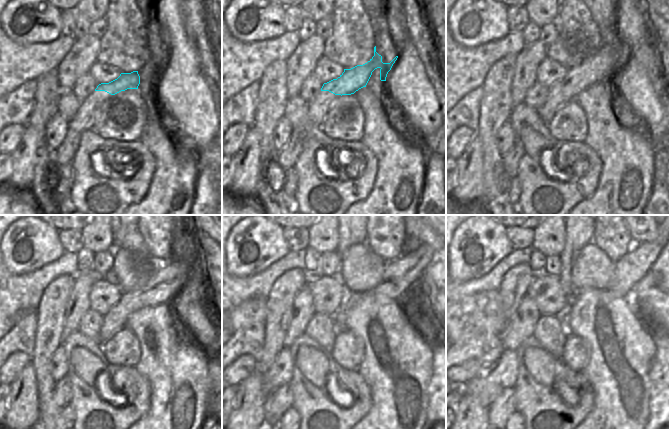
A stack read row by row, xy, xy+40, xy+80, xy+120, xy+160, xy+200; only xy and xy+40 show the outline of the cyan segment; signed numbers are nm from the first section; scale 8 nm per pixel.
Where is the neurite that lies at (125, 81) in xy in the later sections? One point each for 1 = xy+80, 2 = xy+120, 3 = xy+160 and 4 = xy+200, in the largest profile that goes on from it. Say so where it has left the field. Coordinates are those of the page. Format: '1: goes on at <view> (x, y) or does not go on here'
1: goes on at xy+80 (606, 63)
2: goes on at xy+120 (167, 281)
3: goes on at xy+160 (399, 274)
4: goes on at xy+200 (628, 270)

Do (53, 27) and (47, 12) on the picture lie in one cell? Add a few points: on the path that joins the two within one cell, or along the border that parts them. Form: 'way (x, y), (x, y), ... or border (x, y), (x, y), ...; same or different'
way (52, 23), (47, 16); same

